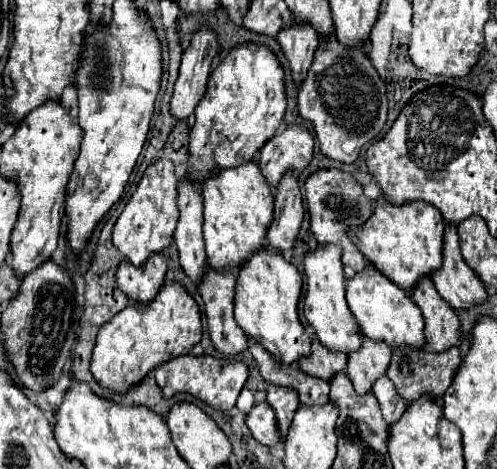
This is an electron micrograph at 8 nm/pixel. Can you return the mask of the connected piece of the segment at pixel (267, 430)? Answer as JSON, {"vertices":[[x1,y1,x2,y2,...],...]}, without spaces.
{"vertices":[[256,403,254,409,246,415,246,425,256,441,266,447,282,445,284,439,278,437,278,423,274,421,274,409,266,403]]}

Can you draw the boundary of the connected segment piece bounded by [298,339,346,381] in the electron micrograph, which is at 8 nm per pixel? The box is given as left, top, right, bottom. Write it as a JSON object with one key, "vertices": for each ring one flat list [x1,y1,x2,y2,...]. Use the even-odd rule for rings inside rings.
{"vertices":[[314,339,310,355,300,357,298,367,308,375,328,381,334,373,346,371,346,353,334,353,332,349,326,349,322,343,318,343,318,339]]}

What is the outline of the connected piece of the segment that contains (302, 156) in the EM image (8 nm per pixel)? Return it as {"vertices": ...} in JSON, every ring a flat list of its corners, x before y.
{"vertices":[[288,125,260,149,258,165,270,187,276,187,286,169,300,171,312,159,314,133,306,125]]}

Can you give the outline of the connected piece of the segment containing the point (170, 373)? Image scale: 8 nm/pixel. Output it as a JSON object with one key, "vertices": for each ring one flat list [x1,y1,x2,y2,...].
{"vertices":[[180,355,156,367,156,383,162,387,162,395,170,397,176,391,192,393,194,397,202,399,210,407,218,411,228,411,234,407,246,379,248,379,248,365,244,361,226,361,212,355]]}

